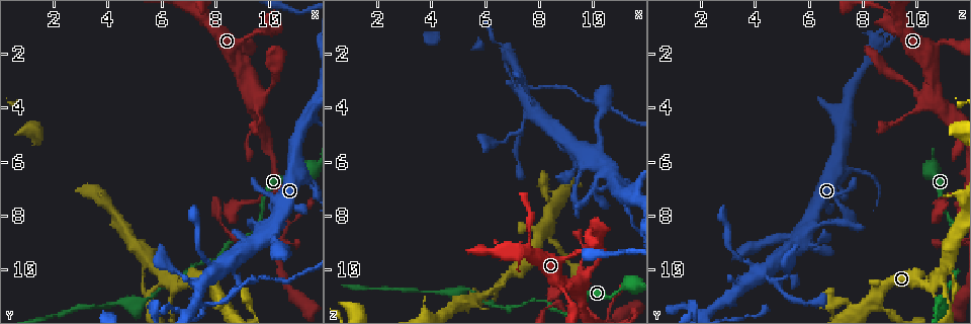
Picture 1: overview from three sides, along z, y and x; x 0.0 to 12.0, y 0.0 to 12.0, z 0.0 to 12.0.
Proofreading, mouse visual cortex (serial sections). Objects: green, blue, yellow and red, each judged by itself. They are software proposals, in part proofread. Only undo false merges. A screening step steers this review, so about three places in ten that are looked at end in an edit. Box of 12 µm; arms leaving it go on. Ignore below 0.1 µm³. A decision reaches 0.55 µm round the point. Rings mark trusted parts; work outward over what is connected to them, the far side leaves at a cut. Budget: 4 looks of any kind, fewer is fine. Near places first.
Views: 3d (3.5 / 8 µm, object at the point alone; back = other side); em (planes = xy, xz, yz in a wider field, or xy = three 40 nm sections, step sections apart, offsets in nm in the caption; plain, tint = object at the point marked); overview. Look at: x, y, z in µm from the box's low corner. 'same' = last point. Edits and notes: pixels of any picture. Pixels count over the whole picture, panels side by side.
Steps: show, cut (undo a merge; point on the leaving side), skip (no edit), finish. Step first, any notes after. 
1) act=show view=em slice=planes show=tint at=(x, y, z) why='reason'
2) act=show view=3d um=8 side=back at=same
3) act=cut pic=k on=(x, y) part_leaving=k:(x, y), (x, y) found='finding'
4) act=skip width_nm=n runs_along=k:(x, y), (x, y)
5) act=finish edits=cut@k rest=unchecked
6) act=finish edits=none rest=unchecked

act=show view=3d um=3.5 at=(6.2, 10.5, 10.7) why='narrows sharply'

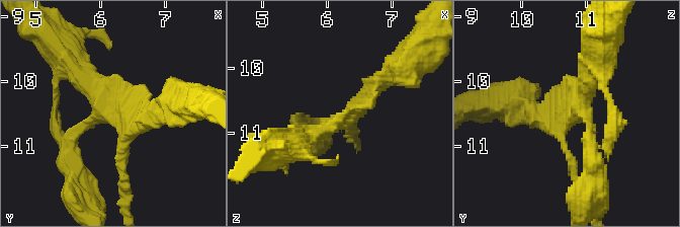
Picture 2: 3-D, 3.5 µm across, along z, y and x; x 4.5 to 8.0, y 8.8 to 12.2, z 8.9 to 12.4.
act=show view=em slice=xy step=5 show=tint at=(6.25, 10.40, 10.75) why='shape alone is not enough'

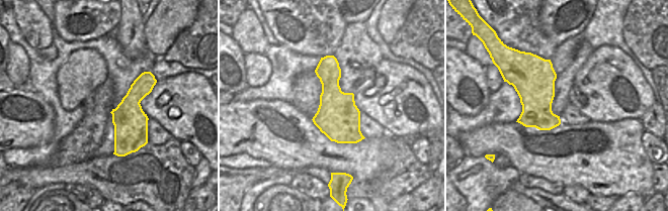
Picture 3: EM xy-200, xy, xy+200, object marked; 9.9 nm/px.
act=skip runs_along=2:(388, 77), (344, 119), (298, 139) found='one cell here'

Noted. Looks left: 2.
act=show view=3d um=8 at=(4.4, 11.1, 10.8)

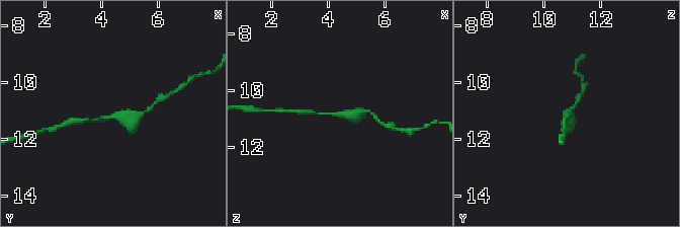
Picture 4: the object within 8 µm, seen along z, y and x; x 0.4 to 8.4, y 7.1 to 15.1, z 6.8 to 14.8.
act=show view=em slice=xy step=3 show=tint at=(4.5, 11.2, 10.9) arm_widths_nm=100,250

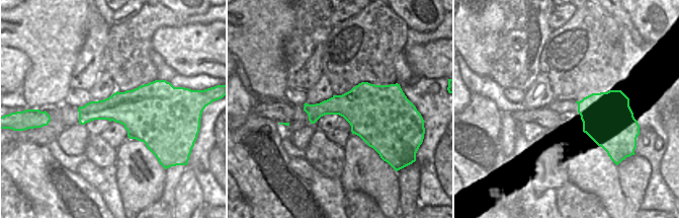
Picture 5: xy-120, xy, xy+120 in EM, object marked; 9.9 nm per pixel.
act=skip found='continuous, no second cell'

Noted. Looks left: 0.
act=finish edits=none rest=unchecked

